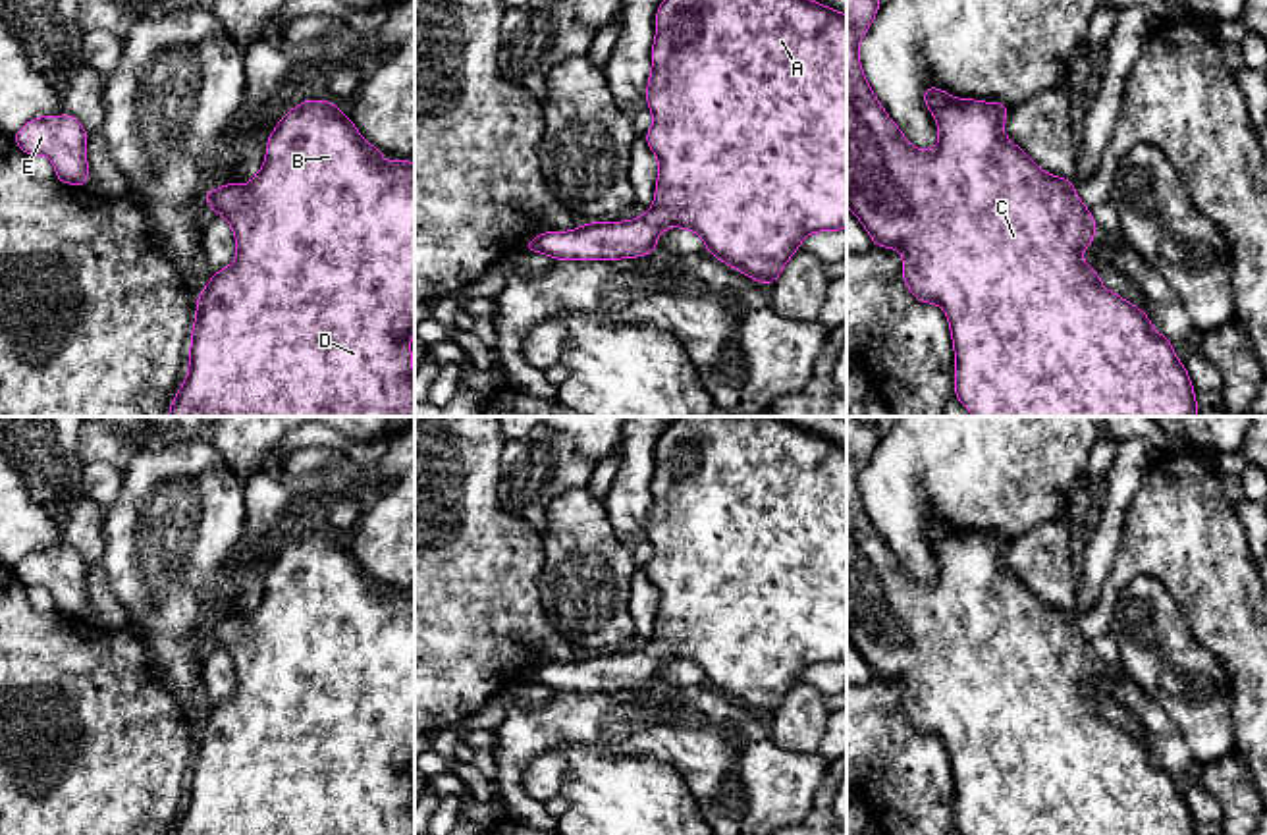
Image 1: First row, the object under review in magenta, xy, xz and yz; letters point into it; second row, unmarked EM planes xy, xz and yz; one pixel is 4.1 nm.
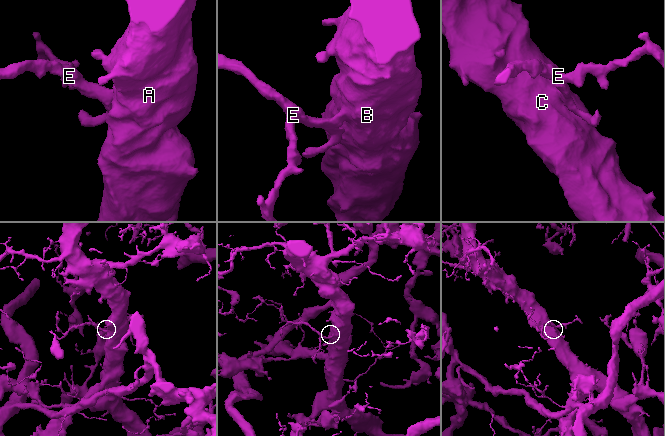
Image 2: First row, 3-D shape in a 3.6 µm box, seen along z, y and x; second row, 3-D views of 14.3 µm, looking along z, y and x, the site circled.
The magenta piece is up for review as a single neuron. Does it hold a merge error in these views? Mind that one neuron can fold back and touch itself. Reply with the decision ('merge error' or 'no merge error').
no merge error

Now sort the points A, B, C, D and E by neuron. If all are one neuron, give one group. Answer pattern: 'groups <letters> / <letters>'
groups A B C D E

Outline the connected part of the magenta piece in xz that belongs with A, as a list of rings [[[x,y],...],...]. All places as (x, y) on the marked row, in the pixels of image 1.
[[[663,0],[656,13],[652,46],[652,73],[646,102],[654,125],[646,133],[650,150],[660,160],[654,206],[640,218],[627,222],[582,224],[571,231],[546,231],[532,237],[523,251],[550,255],[555,260],[617,260],[646,256],[656,251],[656,239],[667,228],[696,231],[710,255],[731,268],[769,285],[781,276],[785,262],[800,249],[800,241],[814,231],[847,229],[847,15],[814,0]]]

